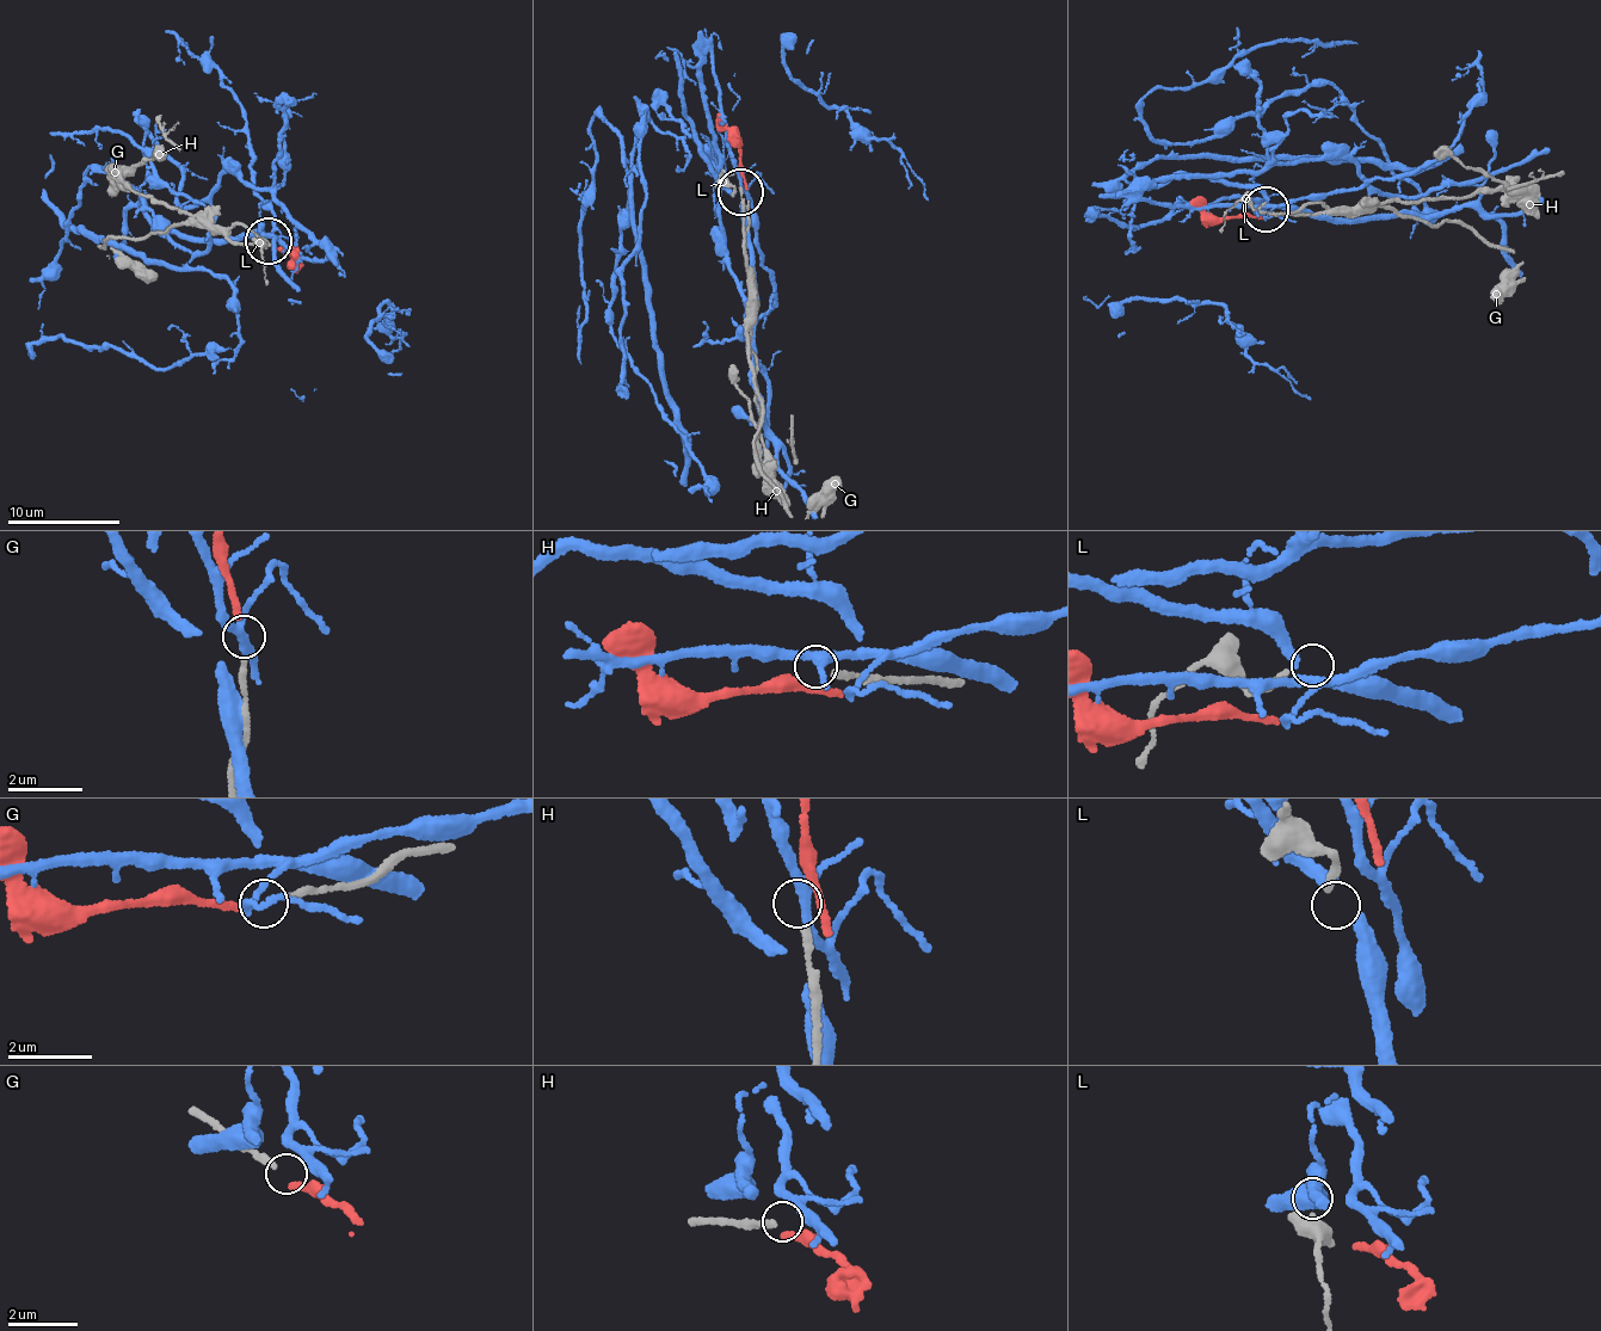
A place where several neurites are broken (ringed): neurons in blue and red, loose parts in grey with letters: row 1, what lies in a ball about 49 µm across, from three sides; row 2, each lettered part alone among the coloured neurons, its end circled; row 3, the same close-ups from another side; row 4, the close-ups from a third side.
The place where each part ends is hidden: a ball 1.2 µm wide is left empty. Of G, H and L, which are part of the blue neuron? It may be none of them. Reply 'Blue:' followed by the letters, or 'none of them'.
Blue: none of them

